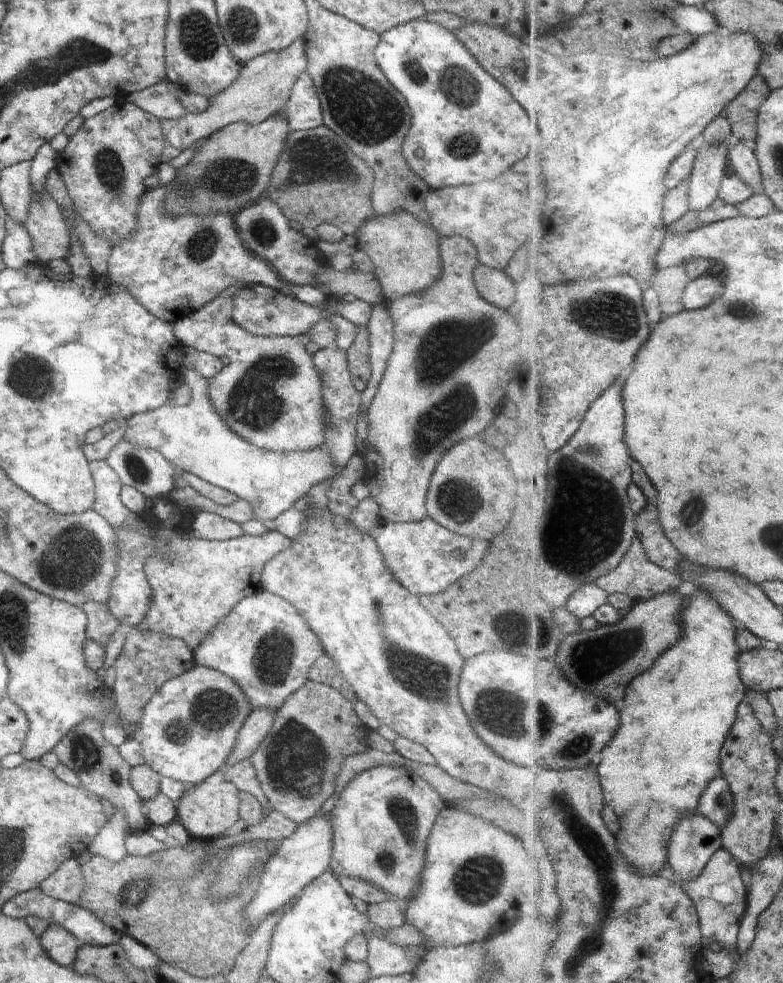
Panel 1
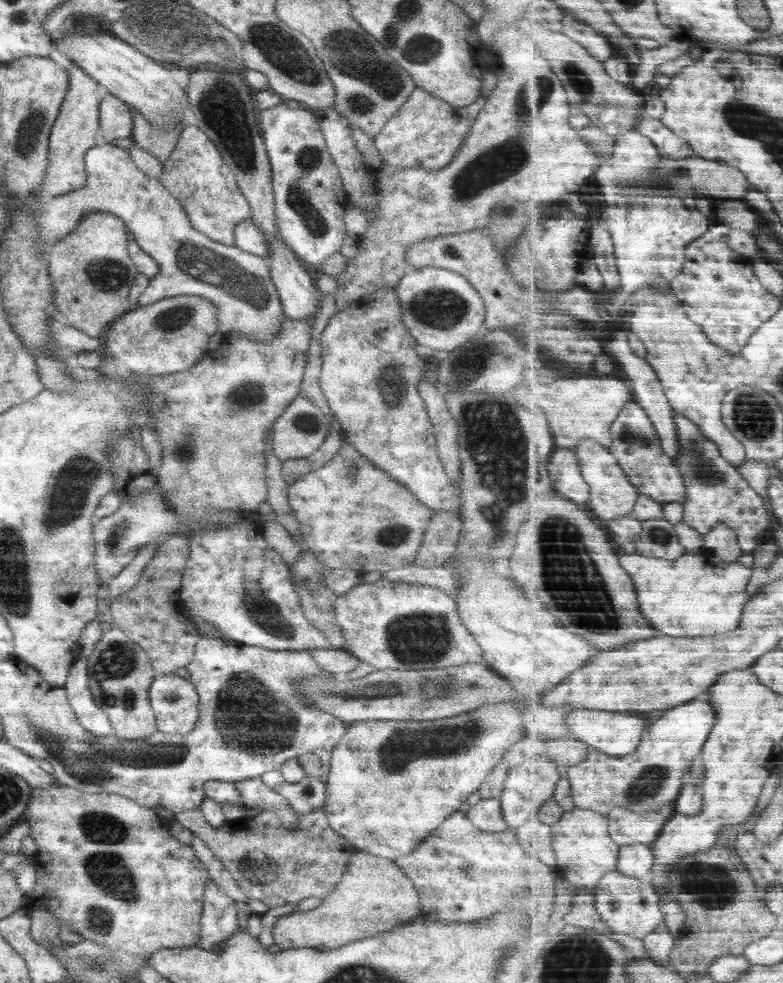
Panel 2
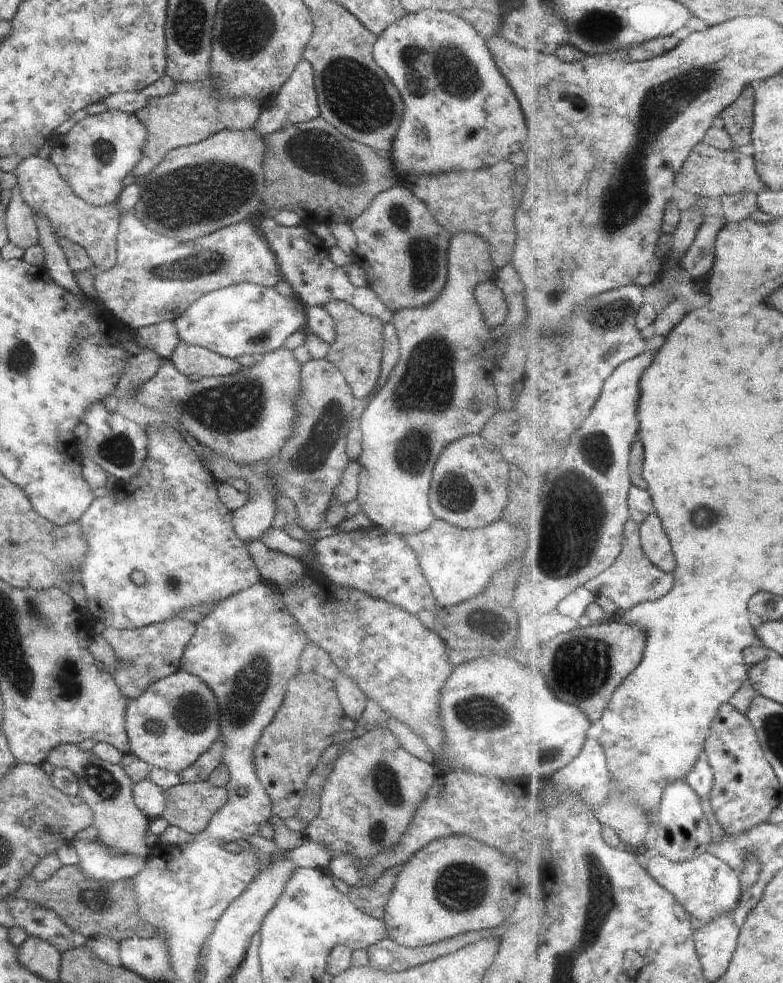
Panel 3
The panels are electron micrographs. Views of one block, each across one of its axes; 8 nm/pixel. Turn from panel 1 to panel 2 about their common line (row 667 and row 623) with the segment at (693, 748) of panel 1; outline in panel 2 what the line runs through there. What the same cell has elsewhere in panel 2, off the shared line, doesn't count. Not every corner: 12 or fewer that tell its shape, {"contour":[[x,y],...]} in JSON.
{"contour":[[622,555],[664,635],[741,627],[754,566]]}

